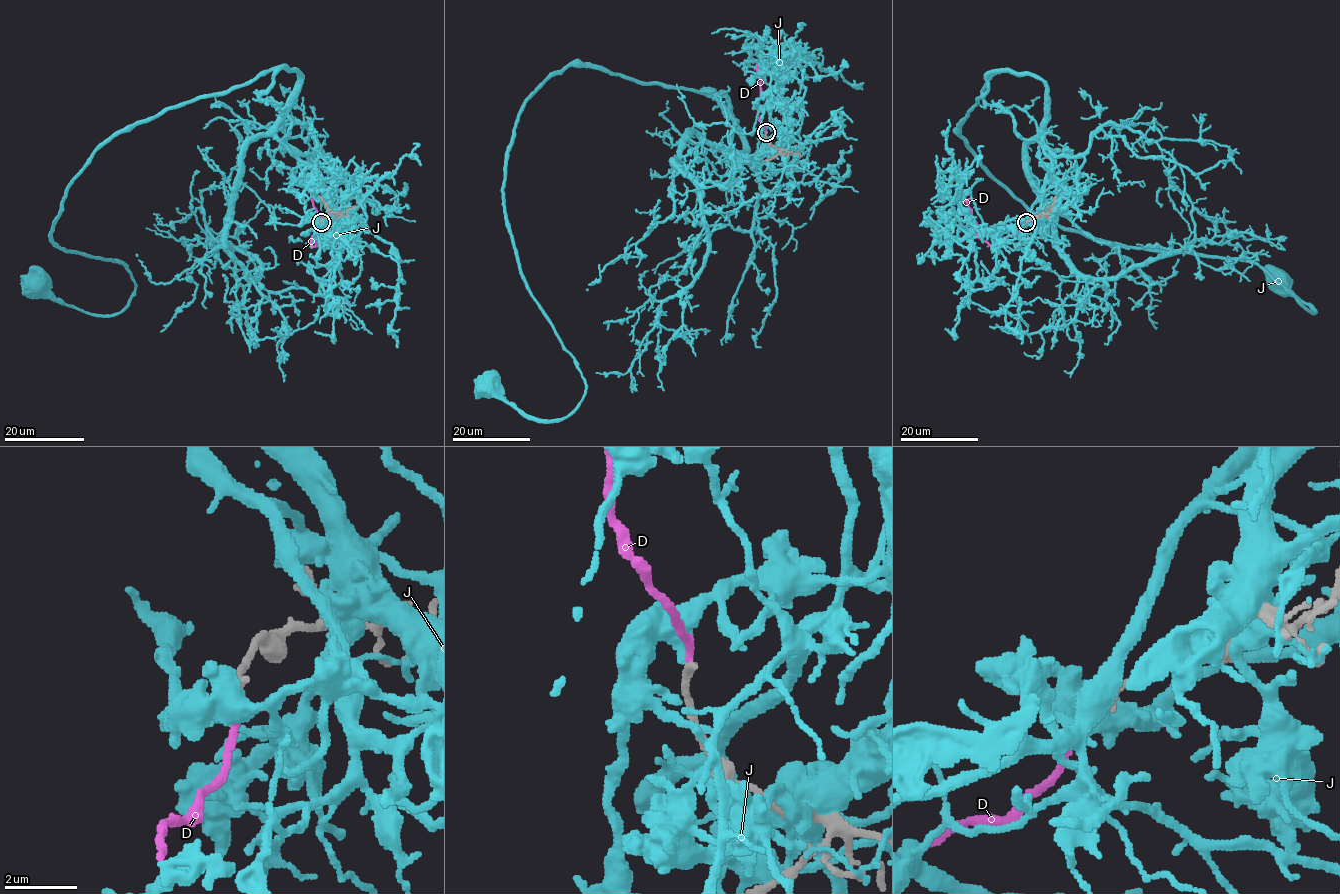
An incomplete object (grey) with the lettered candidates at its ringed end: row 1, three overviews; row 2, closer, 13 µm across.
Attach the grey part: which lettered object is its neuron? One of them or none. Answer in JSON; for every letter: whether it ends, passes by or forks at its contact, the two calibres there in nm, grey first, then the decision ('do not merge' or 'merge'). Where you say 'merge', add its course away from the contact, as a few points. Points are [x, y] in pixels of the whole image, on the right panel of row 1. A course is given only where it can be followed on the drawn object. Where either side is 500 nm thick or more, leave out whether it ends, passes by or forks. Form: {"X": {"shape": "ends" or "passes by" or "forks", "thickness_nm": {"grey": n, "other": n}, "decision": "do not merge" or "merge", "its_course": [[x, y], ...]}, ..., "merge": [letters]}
{"D": {"shape": "ends", "thickness_nm": {"grey": 240, "other": 240}, "decision": "merge"}, "J": {"shape": "ends", "thickness_nm": {"grey": 240, "other": 400}, "decision": "do not merge"}, "merge": ["D"]}

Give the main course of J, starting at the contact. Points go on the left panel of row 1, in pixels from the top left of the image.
J: (321, 222), (274, 67), (75, 176), (50, 236), (130, 301), (32, 285)

